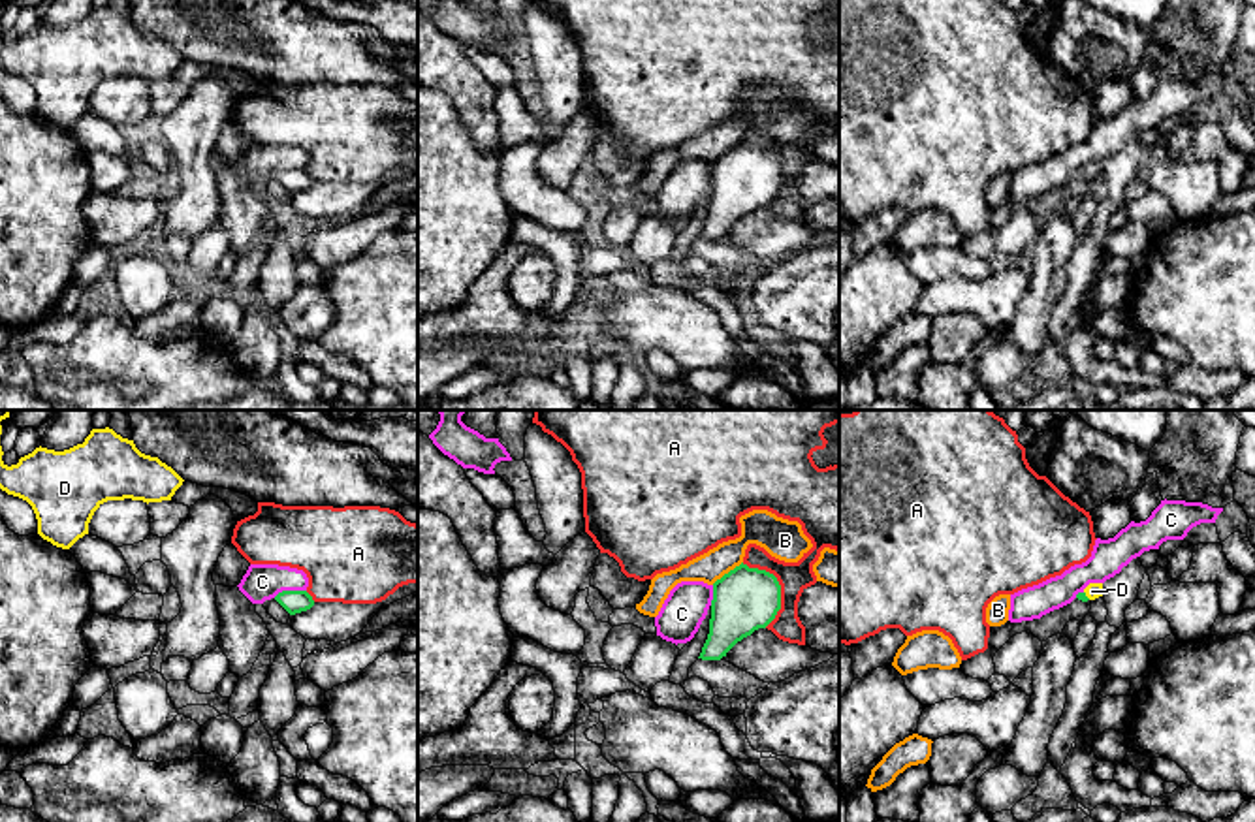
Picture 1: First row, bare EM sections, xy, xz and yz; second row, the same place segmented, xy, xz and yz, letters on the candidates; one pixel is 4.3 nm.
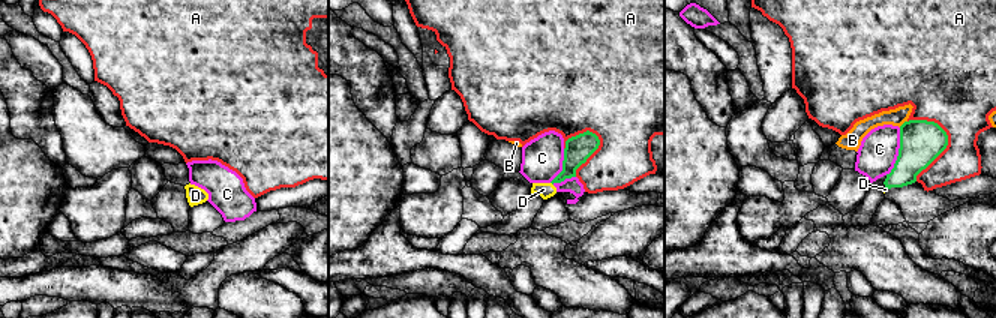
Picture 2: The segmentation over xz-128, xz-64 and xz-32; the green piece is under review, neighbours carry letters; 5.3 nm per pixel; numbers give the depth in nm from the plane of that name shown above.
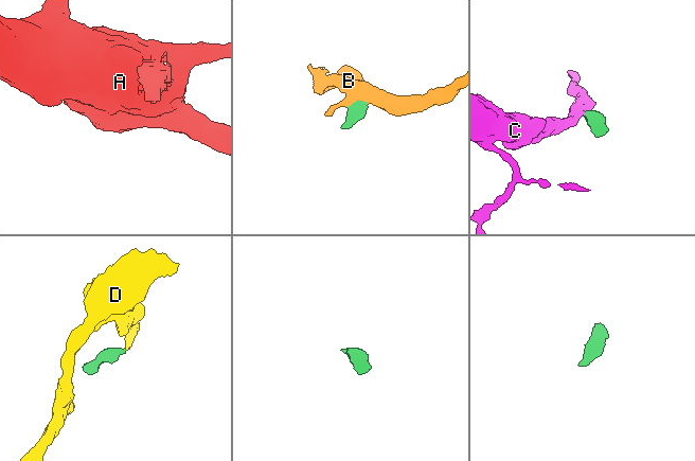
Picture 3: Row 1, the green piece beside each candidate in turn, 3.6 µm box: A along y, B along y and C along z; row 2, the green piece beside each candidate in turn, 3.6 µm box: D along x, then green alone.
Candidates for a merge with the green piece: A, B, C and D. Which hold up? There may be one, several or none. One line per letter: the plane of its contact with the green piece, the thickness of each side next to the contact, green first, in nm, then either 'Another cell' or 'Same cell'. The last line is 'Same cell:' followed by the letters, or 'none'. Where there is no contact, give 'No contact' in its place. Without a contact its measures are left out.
A: Touches green in xz. Thickness 280 nm (green) against 130 nm. Another cell
B: Touches green in xz. Thickness 280 nm (green) against 150 nm. Another cell
C: Touches green in xy. Thickness 100 nm (green) against 160 nm. Another cell
D: Touches green in yz. Thickness 40 nm (green) against 70 nm. Same cell
Same cell: D

